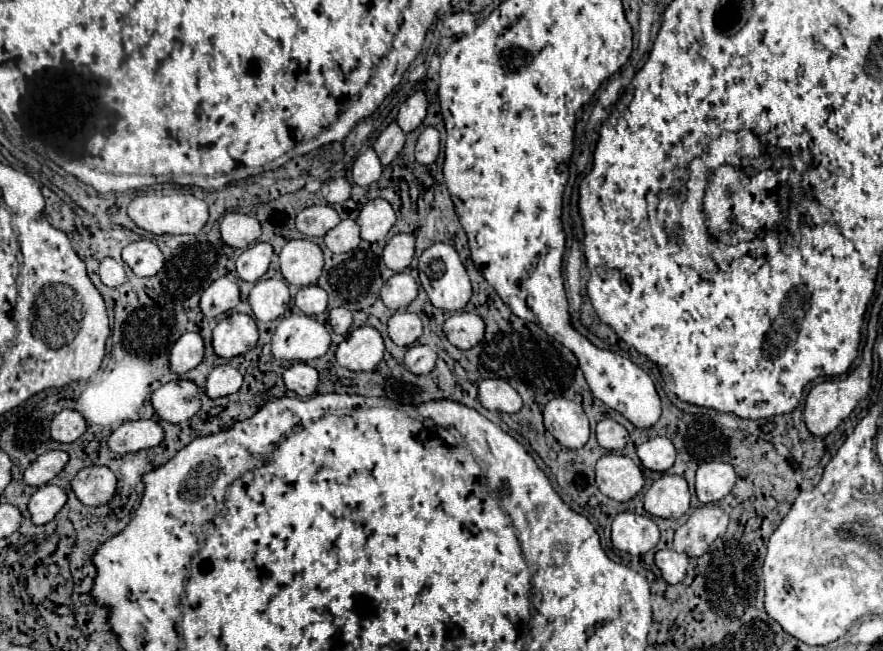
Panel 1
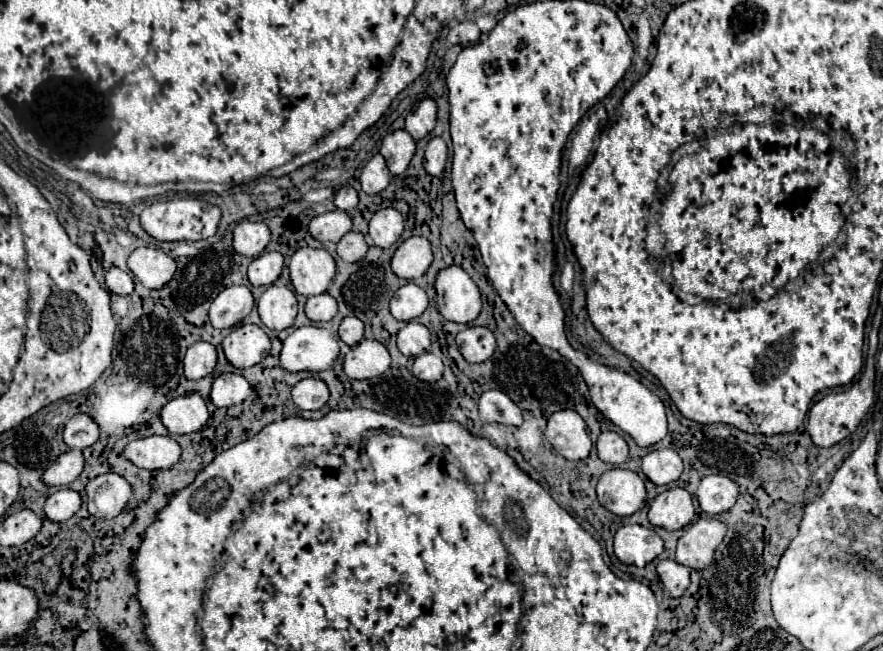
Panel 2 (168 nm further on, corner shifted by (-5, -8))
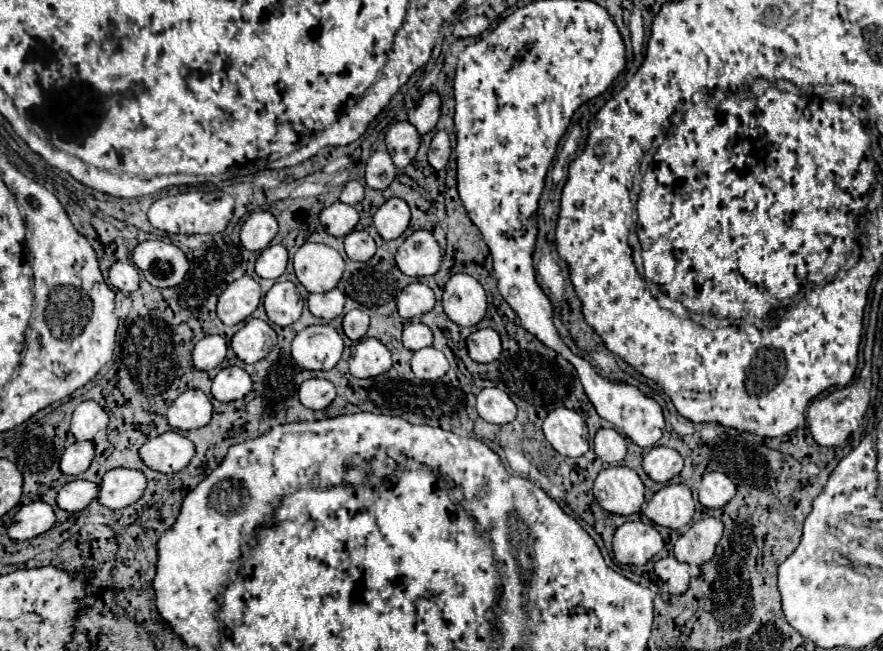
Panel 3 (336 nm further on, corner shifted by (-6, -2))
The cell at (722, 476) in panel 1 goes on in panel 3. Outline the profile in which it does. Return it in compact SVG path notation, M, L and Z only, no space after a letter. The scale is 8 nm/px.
M706 473L702 477L698 495L700 503L708 509L724 507L736 493L736 485L724 473Z

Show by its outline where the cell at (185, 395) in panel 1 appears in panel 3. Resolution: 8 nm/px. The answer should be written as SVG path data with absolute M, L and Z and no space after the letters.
M200 389L182 393L168 409L170 427L182 431L200 429L210 423L210 417L212 417L212 403Z

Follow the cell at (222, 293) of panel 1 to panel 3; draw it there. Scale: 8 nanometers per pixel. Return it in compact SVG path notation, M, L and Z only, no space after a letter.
M240 277L220 295L216 307L218 317L224 325L236 325L254 313L254 309L260 305L260 299L260 285L252 277Z

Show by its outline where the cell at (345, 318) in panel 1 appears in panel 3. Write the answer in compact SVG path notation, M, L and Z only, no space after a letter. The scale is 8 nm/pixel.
M354 309L344 315L344 333L352 341L360 341L368 331L368 315L360 309Z

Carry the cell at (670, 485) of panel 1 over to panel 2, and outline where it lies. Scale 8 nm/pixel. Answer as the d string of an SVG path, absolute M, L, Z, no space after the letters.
M673 487L673 489L659 493L649 505L651 525L663 527L667 531L681 529L681 527L689 525L693 521L693 517L695 517L693 499L681 487Z

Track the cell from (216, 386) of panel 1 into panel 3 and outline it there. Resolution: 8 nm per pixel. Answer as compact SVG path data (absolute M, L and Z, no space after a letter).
M226 367L220 369L212 383L212 395L218 401L236 401L242 399L246 393L252 391L250 375L240 367Z

